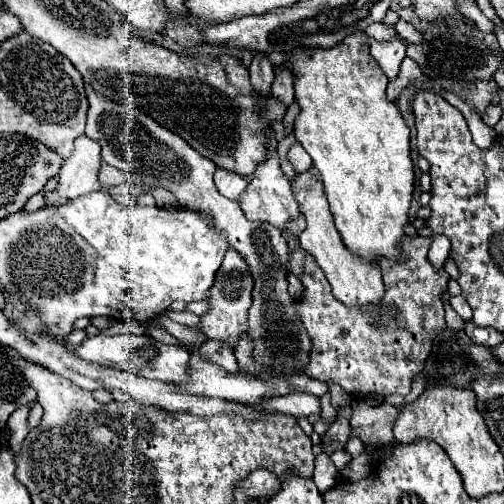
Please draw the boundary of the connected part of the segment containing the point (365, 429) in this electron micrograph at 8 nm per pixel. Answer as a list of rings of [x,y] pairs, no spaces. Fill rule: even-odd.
[[[364,401],[352,403],[352,433],[356,433],[364,443],[382,447],[394,443],[392,423],[398,415],[398,409],[382,403],[378,407],[368,407]]]

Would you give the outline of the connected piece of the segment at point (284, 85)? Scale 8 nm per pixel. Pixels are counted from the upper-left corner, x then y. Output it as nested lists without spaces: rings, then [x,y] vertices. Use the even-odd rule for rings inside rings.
[[[288,69],[276,71],[276,79],[274,79],[274,85],[272,85],[272,95],[278,101],[282,101],[286,107],[294,101],[294,79],[292,79]]]

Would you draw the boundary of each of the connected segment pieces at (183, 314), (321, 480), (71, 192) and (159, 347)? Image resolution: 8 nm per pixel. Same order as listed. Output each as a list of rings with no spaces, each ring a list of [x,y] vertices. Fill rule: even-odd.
[[[166,311],[166,315],[168,315],[172,321],[180,323],[180,325],[186,325],[186,327],[196,327],[196,325],[198,325],[198,321],[200,321],[200,317],[198,317],[198,315],[194,315],[194,313],[190,313],[190,311],[180,311],[180,313]]]
[[[320,453],[316,455],[314,459],[314,475],[312,475],[312,481],[316,483],[316,487],[320,489],[320,493],[328,491],[330,487],[334,487],[340,479],[340,473],[338,469],[334,467],[332,459],[328,453]]]
[[[80,135],[74,141],[72,155],[64,161],[60,175],[58,175],[58,189],[54,193],[46,193],[46,205],[60,205],[72,199],[78,199],[86,193],[98,191],[98,171],[100,171],[100,145],[98,141]]]
[[[94,335],[84,339],[80,347],[70,347],[70,351],[78,353],[82,359],[104,365],[104,367],[114,367],[120,371],[130,371],[134,375],[142,375],[146,379],[158,379],[166,383],[182,383],[186,381],[188,375],[188,359],[190,353],[182,349],[180,345],[166,345],[154,341],[150,335],[114,335],[114,337],[104,337],[104,335]]]

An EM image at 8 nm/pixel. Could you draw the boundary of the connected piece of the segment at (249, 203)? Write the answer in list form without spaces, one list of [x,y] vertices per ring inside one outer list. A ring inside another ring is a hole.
[[[266,125],[266,127],[262,127],[262,133],[268,139],[266,141],[266,159],[256,167],[254,175],[250,177],[250,183],[248,183],[246,191],[238,197],[238,203],[240,203],[240,207],[242,207],[242,211],[248,219],[266,221],[266,223],[272,223],[274,227],[282,229],[282,225],[288,221],[288,217],[298,217],[300,211],[298,211],[298,203],[294,203],[290,181],[280,169],[280,157],[276,153],[278,141],[274,137],[274,127]]]

